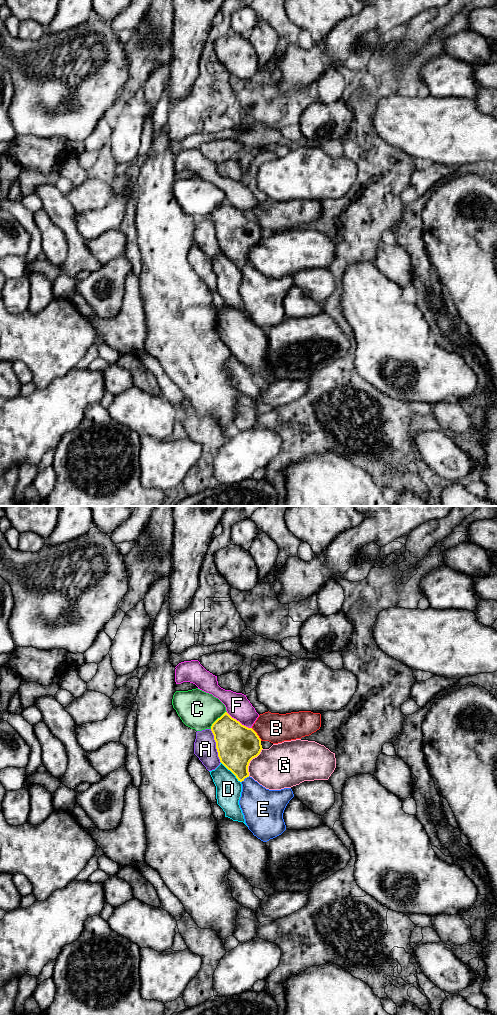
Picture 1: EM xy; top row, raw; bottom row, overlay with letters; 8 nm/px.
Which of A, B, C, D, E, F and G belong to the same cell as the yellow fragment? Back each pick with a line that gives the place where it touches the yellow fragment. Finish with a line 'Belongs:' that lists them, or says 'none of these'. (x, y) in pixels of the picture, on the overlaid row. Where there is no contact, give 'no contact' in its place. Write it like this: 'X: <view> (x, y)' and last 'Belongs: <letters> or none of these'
D: xy (231, 771)
Belongs: D

